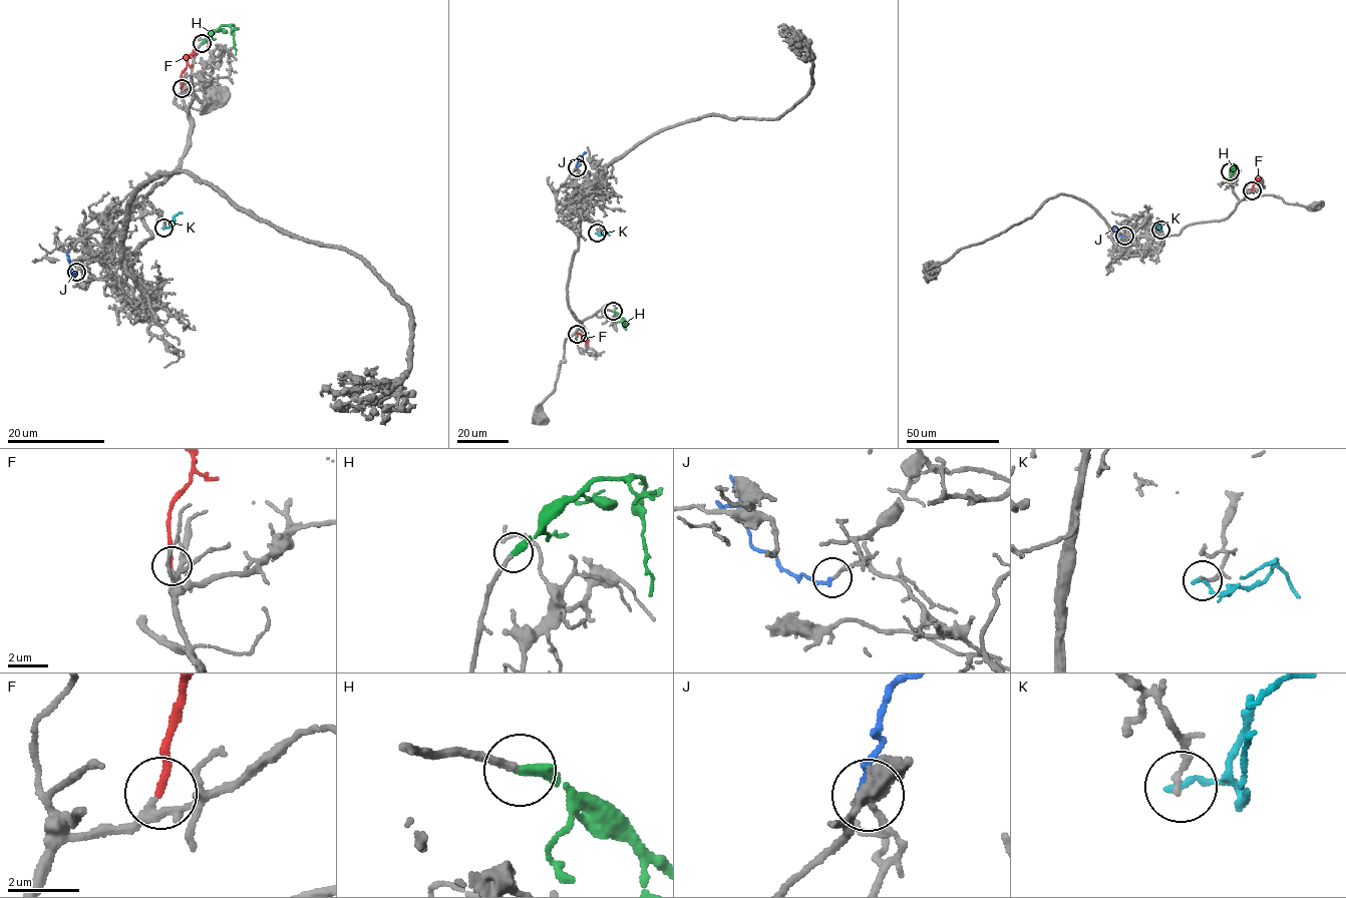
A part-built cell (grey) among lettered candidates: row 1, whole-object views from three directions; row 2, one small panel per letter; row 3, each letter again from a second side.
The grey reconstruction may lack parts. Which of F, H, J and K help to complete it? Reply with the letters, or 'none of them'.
F, H, J

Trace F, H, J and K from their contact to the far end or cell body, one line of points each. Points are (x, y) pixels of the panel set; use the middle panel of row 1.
F: (577, 333), (588, 345)
H: (612, 311), (624, 319), (624, 327), (623, 322)
J: (577, 167), (585, 151)
K: (597, 233), (606, 232), (609, 235)

